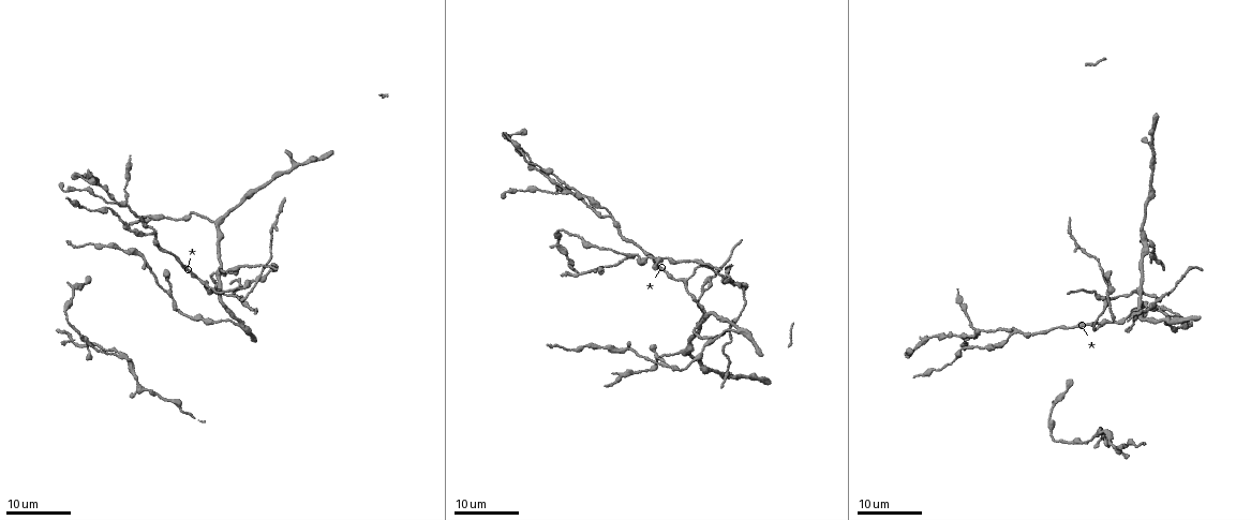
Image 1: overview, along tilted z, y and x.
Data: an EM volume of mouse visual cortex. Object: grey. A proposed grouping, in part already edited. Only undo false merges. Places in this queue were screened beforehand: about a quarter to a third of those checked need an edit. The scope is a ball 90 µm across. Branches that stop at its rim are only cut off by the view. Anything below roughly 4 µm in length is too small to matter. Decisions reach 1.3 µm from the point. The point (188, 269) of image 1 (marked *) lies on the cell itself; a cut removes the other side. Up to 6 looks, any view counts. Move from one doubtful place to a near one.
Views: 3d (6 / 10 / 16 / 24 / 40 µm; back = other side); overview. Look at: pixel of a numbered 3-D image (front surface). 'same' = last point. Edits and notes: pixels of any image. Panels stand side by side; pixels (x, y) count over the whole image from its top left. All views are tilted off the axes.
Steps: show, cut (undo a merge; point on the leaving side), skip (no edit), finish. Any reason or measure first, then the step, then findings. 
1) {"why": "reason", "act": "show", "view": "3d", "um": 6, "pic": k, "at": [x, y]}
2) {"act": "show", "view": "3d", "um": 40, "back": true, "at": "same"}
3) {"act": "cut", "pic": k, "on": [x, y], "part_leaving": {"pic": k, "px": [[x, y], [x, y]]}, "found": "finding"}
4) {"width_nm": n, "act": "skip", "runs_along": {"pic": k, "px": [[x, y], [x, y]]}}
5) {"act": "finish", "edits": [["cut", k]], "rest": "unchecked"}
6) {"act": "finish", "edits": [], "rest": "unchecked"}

{"why": "calibre changes", "act": "show", "view": "3d", "um": 16, "pic": 1, "at": [193, 213]}

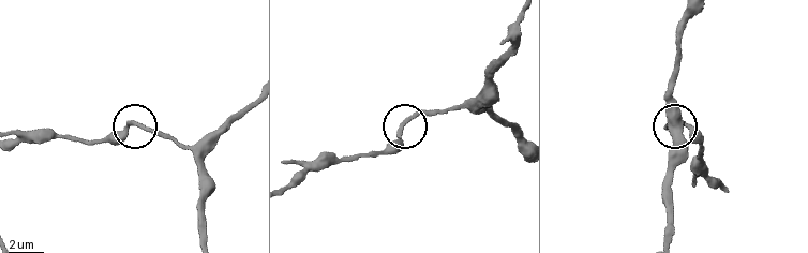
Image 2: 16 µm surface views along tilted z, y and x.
{"act": "show", "view": "3d", "um": 10, "pic": 2, "at": [400, 129]}

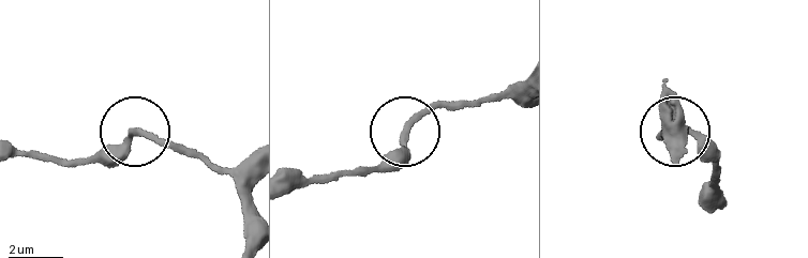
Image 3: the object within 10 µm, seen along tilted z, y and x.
{"act": "skip", "runs_along": {"pic": 3, "px": [[250, 248], [239, 188], [193, 156], [140, 136], [79, 157]]}, "found": "all the same cell"}

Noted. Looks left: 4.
{"why": "three arms meet", "act": "show", "view": "3d", "um": 16, "pic": 1, "at": [1012, 332]}

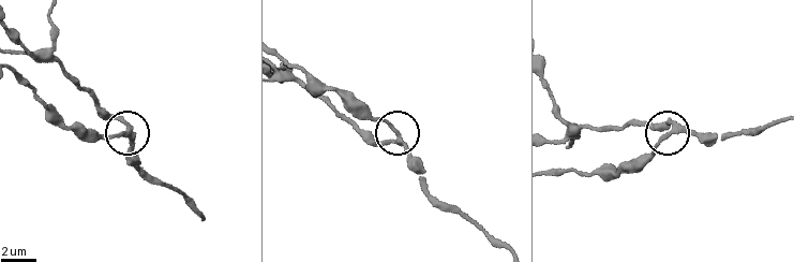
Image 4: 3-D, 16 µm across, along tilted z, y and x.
{"act": "show", "view": "3d", "um": 6, "pic": 4, "at": [397, 140]}

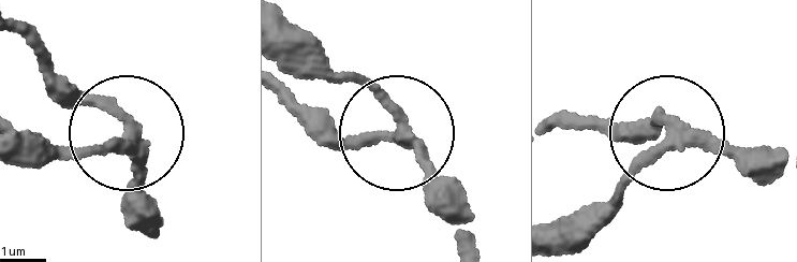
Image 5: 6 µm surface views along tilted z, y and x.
{"arms": 3, "act": "skip", "runs_along": {"pic": 5, "px": [[776, 153], [674, 144], [578, 230]]}, "found": "continuous, no second cell"}

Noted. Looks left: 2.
{"why": "four-way junction", "act": "show", "view": "3d", "um": 16, "pic": 1, "at": [566, 191]}

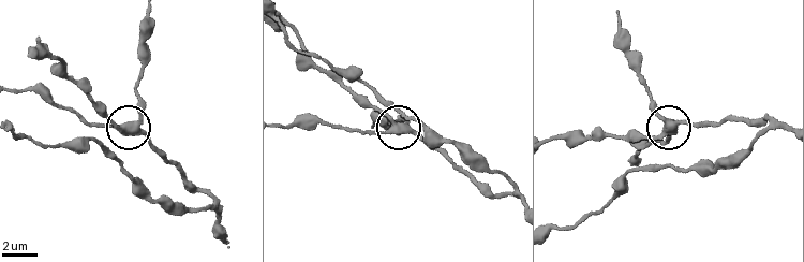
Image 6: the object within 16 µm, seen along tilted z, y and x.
{"act": "show", "view": "3d", "um": 6, "pic": 6, "at": [392, 129]}

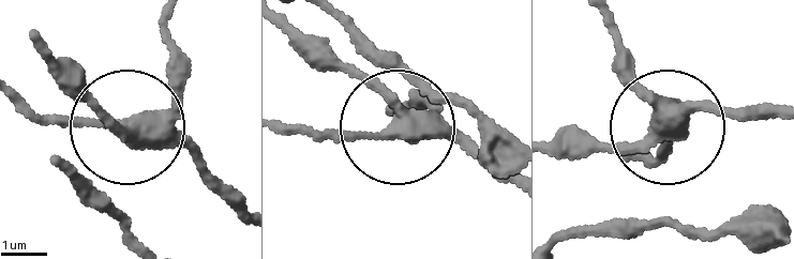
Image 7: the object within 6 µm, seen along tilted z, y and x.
{"width_nm": 350, "act": "skip", "runs_along": {"pic": 7, "px": [[511, 179], [437, 136], [294, 123]]}, "found": "all the same cell"}

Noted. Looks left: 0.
{"act": "finish", "edits": [], "rest": "unchecked"}

